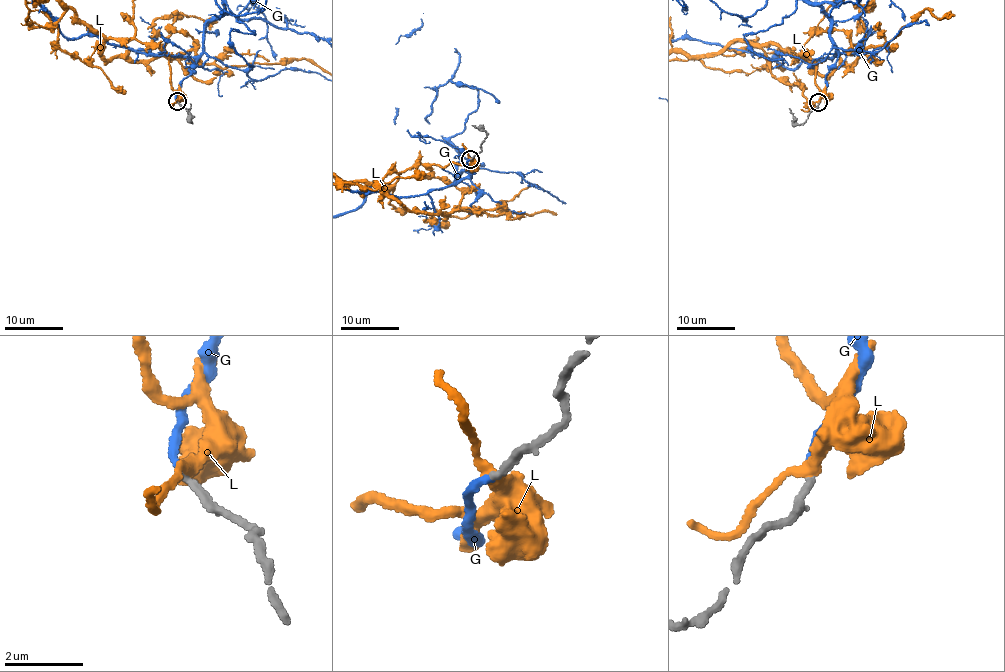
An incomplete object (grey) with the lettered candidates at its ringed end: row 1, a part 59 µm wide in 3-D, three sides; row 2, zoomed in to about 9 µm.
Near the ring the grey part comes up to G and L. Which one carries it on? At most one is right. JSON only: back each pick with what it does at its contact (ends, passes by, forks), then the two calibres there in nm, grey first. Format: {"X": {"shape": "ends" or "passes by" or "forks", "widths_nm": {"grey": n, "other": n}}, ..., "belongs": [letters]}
{"G": {"shape": "ends", "widths_nm": {"grey": 190, "other": 170}}, "belongs": ["G"]}

